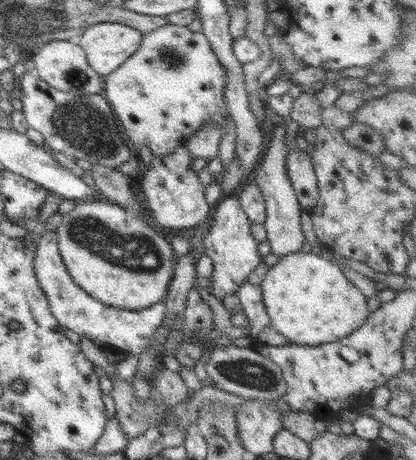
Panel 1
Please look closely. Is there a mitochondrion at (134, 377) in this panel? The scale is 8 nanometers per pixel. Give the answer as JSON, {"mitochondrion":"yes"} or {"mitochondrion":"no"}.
{"mitochondrion":"no"}

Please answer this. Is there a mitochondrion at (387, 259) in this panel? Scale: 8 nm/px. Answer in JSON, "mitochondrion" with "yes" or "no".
{"mitochondrion":"no"}

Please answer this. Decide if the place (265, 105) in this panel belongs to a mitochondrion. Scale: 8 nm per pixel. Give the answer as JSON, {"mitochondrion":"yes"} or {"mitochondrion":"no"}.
{"mitochondrion":"no"}

